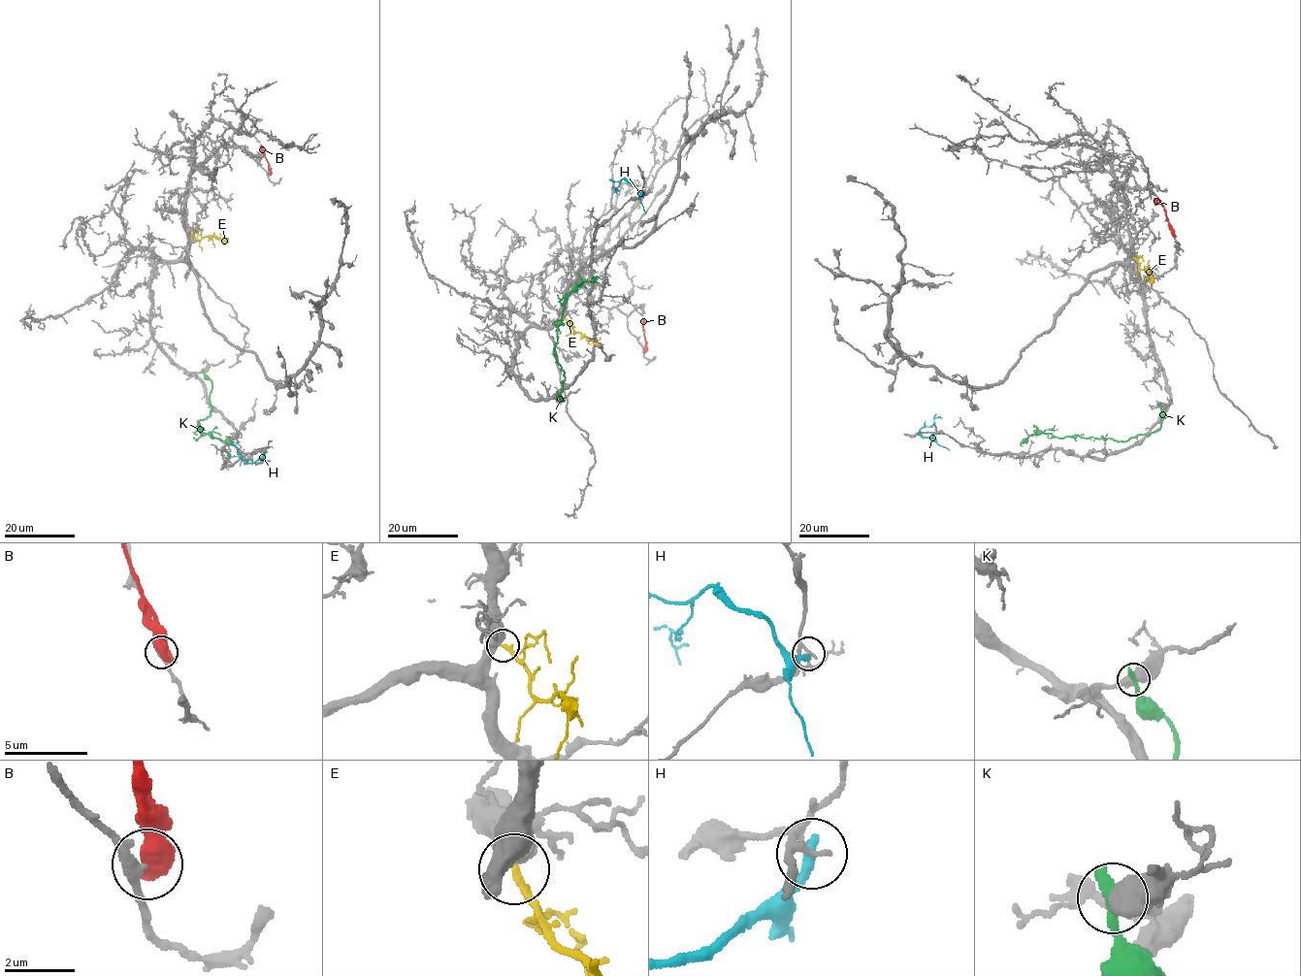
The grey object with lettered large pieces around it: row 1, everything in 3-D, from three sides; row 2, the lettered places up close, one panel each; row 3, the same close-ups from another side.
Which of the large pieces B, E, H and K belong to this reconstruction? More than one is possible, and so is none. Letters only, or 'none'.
E

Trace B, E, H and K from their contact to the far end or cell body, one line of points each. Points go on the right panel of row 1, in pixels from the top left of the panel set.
B: (1173, 235), (1163, 205), (1158, 199), (1154, 205)
E: (1133, 257), (1140, 269), (1145, 267), (1151, 280), (1146, 276)
H: (932, 434), (930, 438), (923, 438), (920, 432), (923, 427), (932, 426), (935, 418), (942, 418)
K: (1160, 406), (1161, 426), (1124, 441), (1077, 436), (1058, 438), (1041, 432), (1029, 436), (1020, 443), (1023, 446)

